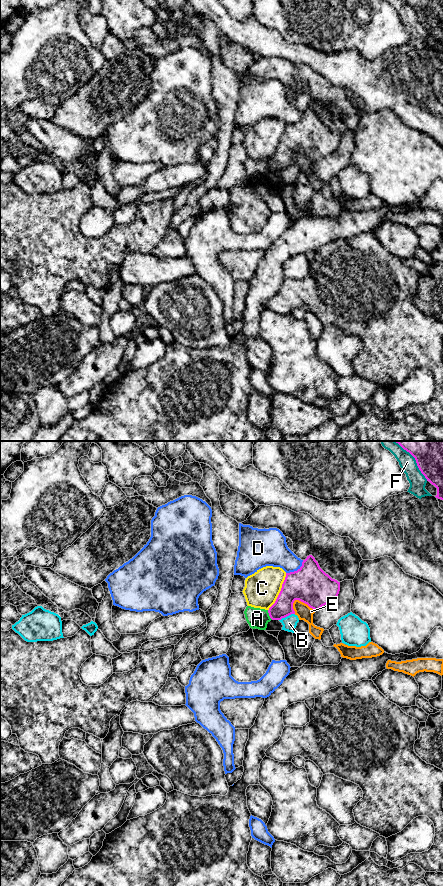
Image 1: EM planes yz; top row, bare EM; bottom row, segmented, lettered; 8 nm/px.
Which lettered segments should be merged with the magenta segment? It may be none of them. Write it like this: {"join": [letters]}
{"join": []}

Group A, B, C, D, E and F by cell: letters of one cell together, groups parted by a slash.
A / B / C / D / E / F

